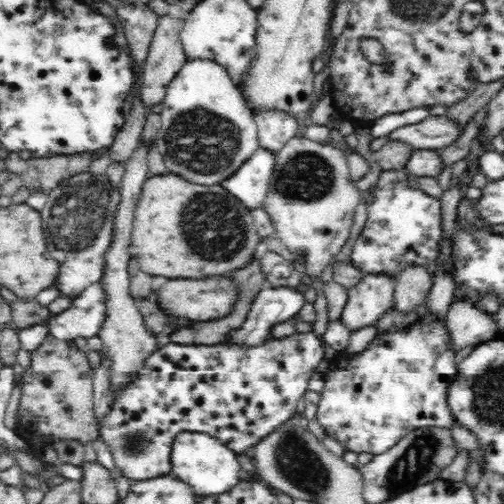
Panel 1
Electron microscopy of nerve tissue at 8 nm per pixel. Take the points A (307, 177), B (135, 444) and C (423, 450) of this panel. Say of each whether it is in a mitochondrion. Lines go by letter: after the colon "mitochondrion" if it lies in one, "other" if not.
A: mitochondrion
B: mitochondrion
C: mitochondrion

